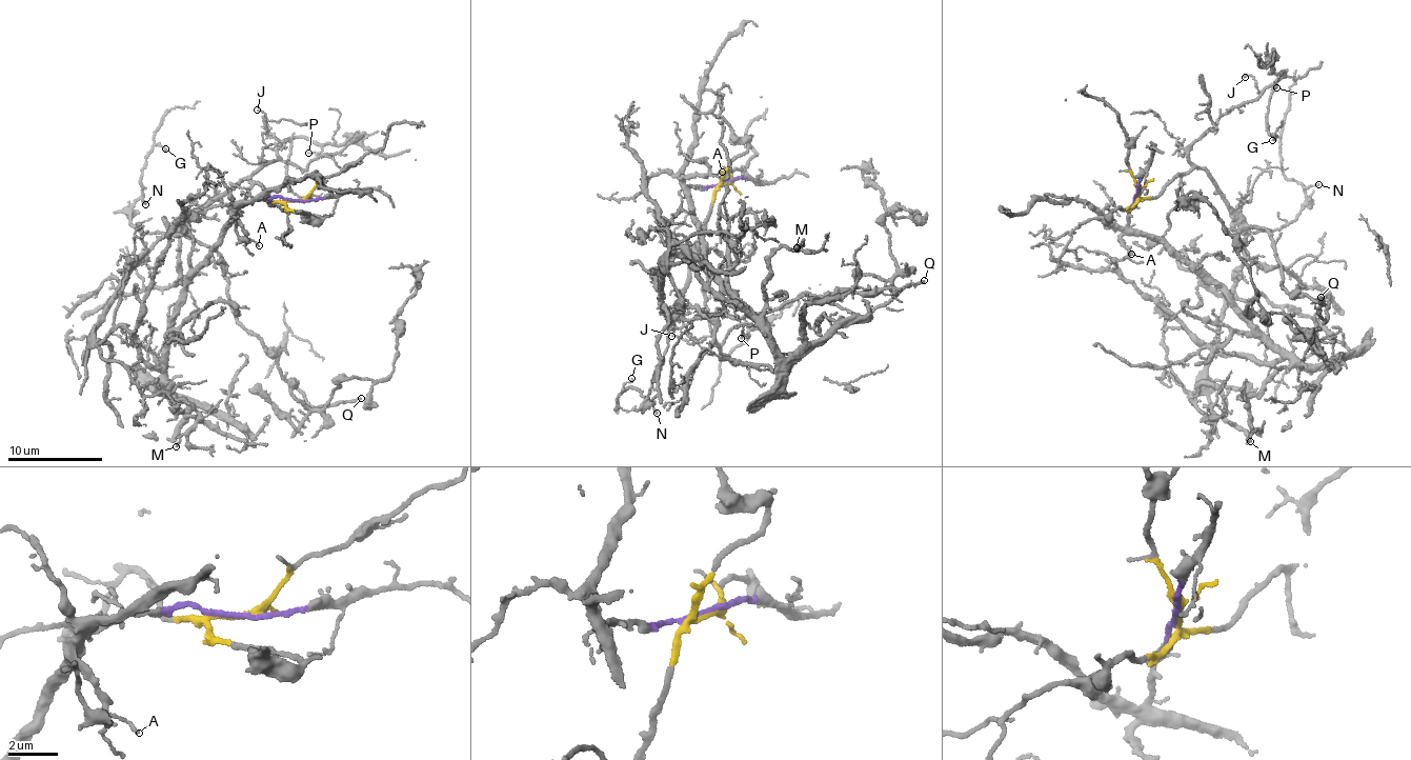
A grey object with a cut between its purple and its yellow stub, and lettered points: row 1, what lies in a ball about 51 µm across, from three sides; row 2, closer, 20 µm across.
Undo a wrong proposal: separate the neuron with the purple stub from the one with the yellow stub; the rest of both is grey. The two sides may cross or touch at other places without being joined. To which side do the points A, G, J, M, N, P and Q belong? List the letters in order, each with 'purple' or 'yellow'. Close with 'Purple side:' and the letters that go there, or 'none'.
A: purple
G: yellow
J: yellow
M: purple
N: yellow
P: yellow
Q: yellow
Purple side: A, M

